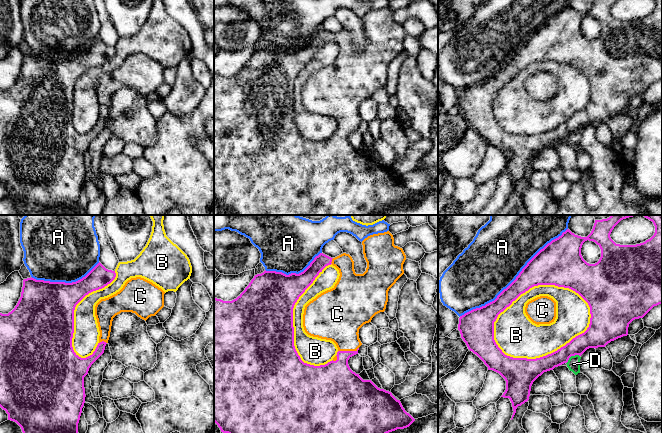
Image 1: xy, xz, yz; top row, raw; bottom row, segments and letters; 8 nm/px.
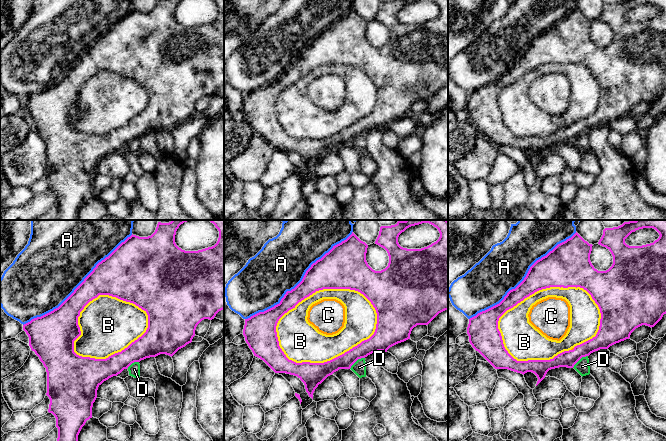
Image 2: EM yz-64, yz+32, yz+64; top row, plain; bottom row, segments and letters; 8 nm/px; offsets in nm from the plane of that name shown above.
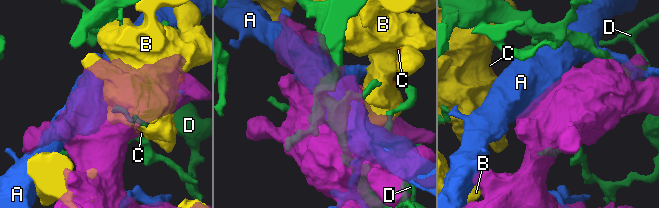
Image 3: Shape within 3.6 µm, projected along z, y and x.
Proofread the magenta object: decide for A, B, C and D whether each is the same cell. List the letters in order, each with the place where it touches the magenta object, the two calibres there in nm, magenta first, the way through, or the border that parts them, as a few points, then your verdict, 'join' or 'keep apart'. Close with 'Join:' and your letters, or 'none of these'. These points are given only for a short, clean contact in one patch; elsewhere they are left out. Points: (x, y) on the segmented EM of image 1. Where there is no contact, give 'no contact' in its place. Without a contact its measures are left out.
A: contact yz (515, 279); calibres 260 and 460 nm; keep apart
B: contact yz (549, 354); calibres 220 and 300 nm; keep apart
C: contact xz (348, 351); calibres 300 and 320 nm; join
D: contact yz (571, 355); calibres 180 and 100 nm; keep apart
Join: C

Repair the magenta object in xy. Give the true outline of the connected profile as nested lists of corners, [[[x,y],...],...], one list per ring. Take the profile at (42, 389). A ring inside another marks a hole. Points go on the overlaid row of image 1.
[[[99,262],[85,277],[72,283],[27,278],[23,280],[21,297],[15,308],[8,314],[0,313],[0,407],[8,414],[8,420],[16,422],[23,433],[78,433],[86,397],[84,377],[91,365],[104,353],[113,318],[121,312],[132,312],[146,321],[164,307],[165,292],[161,288],[144,278],[131,278],[119,292],[96,304],[99,343],[92,355],[79,357],[72,347],[75,307],[86,295],[104,288],[115,277],[115,271],[106,269]]]

